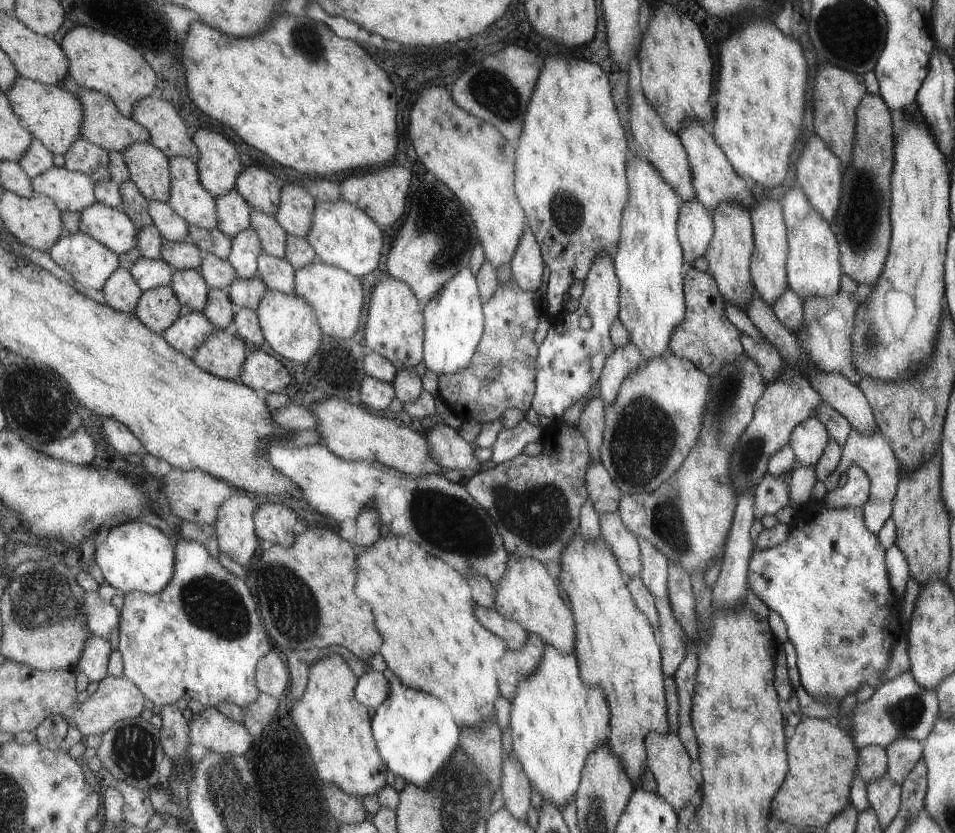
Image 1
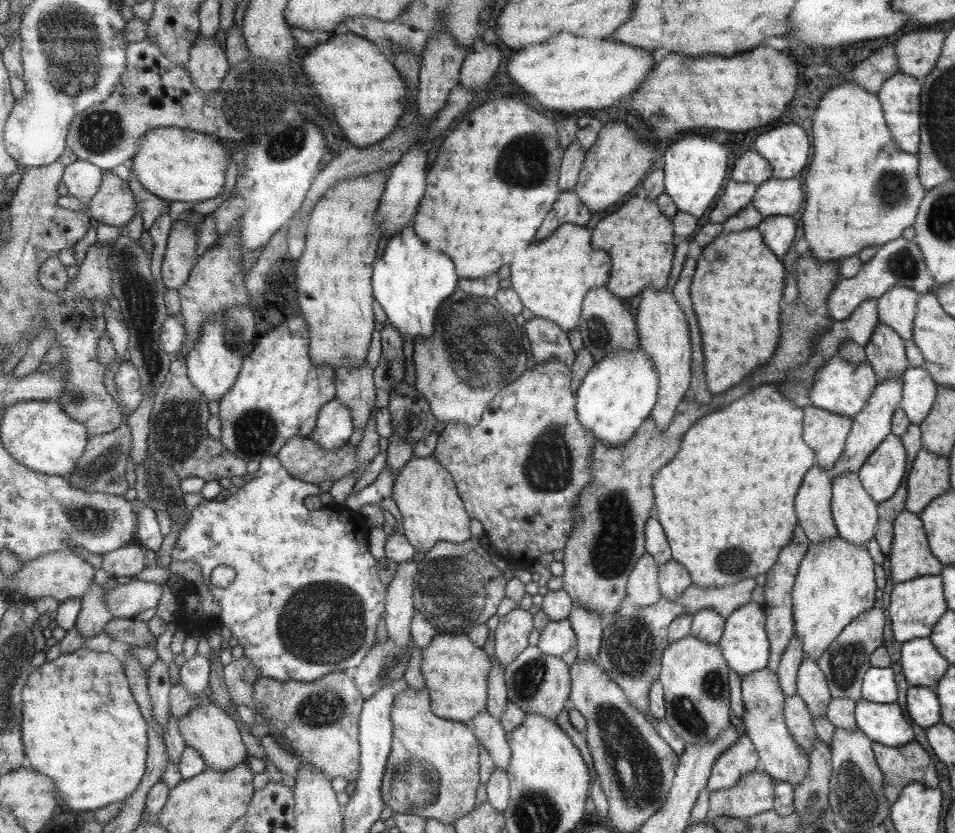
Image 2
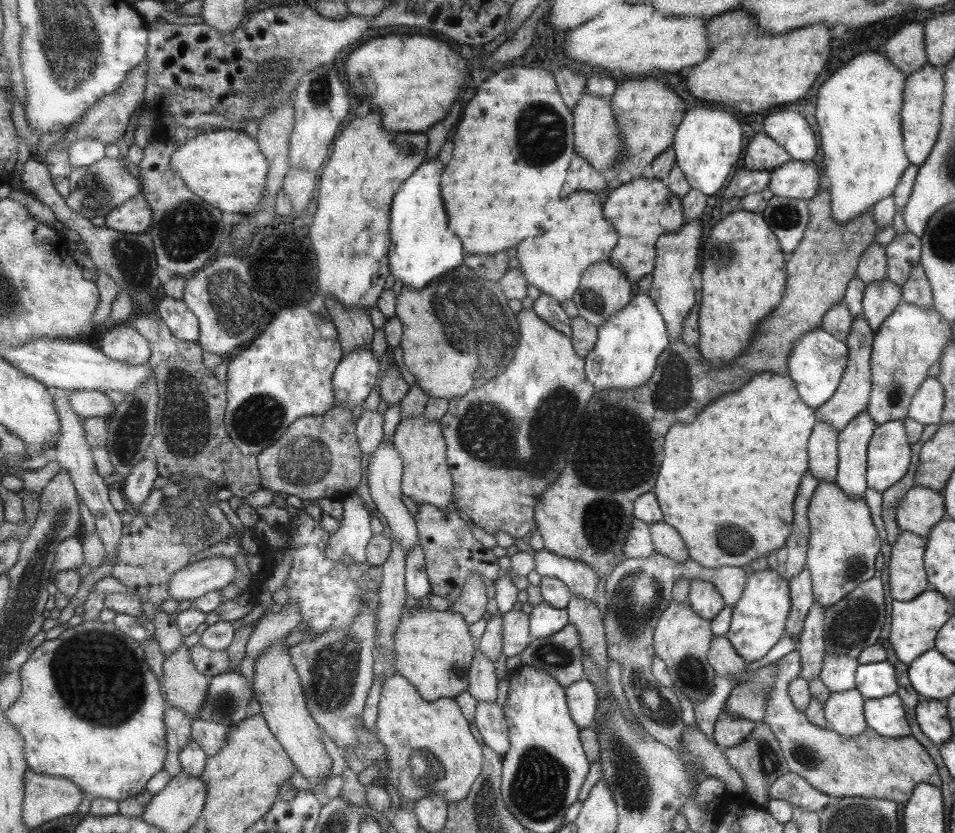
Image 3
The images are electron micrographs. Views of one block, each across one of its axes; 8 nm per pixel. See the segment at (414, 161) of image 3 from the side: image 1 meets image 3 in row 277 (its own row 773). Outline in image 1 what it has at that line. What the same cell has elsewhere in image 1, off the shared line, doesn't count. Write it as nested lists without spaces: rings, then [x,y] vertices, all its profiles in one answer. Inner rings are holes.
[[[331,654],[331,656],[319,658],[308,665],[305,690],[299,700],[292,702],[290,716],[295,728],[303,732],[303,738],[307,738],[307,746],[311,746],[311,758],[315,760],[315,770],[319,770],[319,778],[323,778],[323,782],[335,784],[345,794],[362,798],[367,794],[377,794],[386,785],[385,776],[388,768],[378,752],[377,743],[373,742],[372,726],[367,716],[368,708],[354,697],[354,688],[357,684],[358,677],[349,670],[349,666],[341,656]]]

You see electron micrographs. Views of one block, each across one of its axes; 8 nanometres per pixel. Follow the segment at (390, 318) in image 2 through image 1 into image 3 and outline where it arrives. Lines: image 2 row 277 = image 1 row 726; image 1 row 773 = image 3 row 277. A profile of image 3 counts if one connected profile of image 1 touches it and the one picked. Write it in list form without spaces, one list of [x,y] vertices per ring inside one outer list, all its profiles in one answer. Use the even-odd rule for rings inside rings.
[[[437,160],[425,162],[419,172],[411,172],[411,175],[403,180],[391,203],[391,244],[387,250],[390,274],[395,280],[399,280],[403,287],[412,290],[427,287],[431,280],[458,267],[463,260],[459,238],[447,232],[447,216],[439,198],[439,176],[441,164]]]

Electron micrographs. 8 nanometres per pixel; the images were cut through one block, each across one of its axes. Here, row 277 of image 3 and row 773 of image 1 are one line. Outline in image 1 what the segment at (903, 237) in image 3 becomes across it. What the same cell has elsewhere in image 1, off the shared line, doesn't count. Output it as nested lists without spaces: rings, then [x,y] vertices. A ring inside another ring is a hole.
[[[897,738],[884,747],[886,750],[886,774],[891,782],[901,786],[915,766],[915,762],[922,758],[923,741],[913,738]]]

